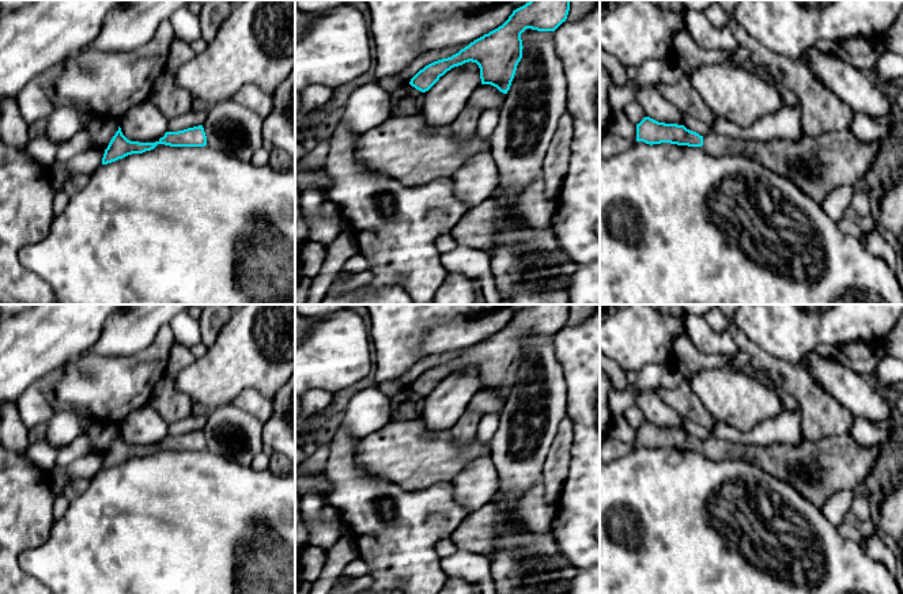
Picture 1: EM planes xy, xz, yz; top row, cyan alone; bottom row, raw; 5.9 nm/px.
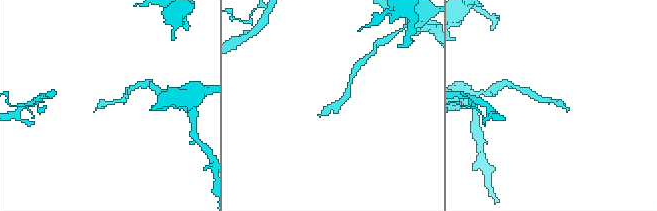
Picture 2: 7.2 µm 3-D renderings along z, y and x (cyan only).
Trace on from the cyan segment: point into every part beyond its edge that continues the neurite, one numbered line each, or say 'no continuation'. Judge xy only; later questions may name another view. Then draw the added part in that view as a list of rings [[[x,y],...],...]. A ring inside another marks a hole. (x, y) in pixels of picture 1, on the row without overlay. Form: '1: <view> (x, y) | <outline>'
no continuation

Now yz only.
1: yz (818, 469) | [[[850,434],[800,444],[741,444],[710,435],[702,454],[713,461],[738,459],[790,484],[821,508],[839,491],[862,489],[881,451],[881,443],[861,447]]]

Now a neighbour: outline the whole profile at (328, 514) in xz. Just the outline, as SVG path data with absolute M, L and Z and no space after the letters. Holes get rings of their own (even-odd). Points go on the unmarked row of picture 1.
M324 504L320 512L320 519L324 522L341 522L340 512L330 504Z

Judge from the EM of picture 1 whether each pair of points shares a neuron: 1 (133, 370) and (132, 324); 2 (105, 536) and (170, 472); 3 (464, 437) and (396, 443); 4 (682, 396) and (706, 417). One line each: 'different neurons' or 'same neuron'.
1: different neurons
2: same neuron
3: different neurons
4: same neuron

